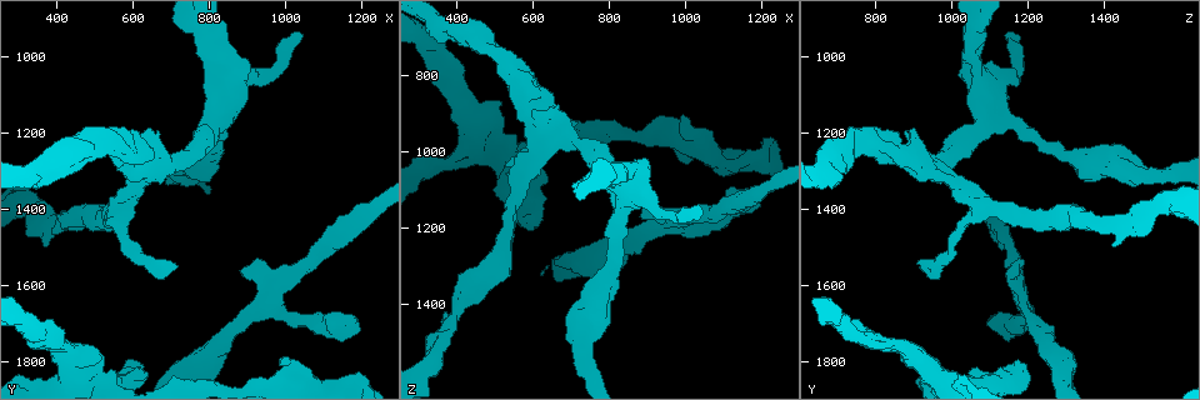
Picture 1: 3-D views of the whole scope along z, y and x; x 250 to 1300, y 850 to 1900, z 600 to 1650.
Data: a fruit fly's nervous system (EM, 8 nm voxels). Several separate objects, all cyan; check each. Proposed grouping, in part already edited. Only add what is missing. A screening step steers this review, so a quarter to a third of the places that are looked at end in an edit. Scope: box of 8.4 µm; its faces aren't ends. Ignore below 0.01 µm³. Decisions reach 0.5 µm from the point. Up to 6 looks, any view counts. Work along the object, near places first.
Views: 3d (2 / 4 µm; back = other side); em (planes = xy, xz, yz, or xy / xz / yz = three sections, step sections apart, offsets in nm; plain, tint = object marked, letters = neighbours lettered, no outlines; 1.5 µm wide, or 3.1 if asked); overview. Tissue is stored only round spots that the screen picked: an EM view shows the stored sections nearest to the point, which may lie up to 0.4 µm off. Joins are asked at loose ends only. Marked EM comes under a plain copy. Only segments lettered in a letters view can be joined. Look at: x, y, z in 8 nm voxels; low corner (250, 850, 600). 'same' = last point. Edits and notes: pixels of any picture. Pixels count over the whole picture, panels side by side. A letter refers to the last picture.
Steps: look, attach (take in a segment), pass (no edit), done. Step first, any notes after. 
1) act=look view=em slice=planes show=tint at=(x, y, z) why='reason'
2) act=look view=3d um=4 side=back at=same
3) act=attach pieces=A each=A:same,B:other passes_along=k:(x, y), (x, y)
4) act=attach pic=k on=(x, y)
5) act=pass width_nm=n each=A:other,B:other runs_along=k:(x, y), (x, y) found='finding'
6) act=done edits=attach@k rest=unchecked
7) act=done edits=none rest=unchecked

act=look view=3d um=4 side=back at=(995, 1795, 900) why='free end'

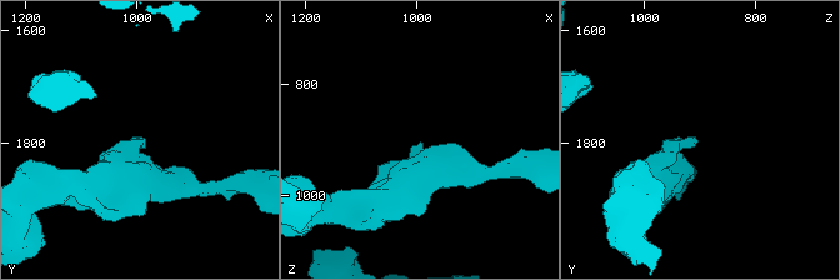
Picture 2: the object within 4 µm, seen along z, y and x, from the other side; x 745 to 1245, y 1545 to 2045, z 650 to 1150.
act=look view=em slice=xy step=8 show=tint at=(990, 1790, 905) why='now the EM'

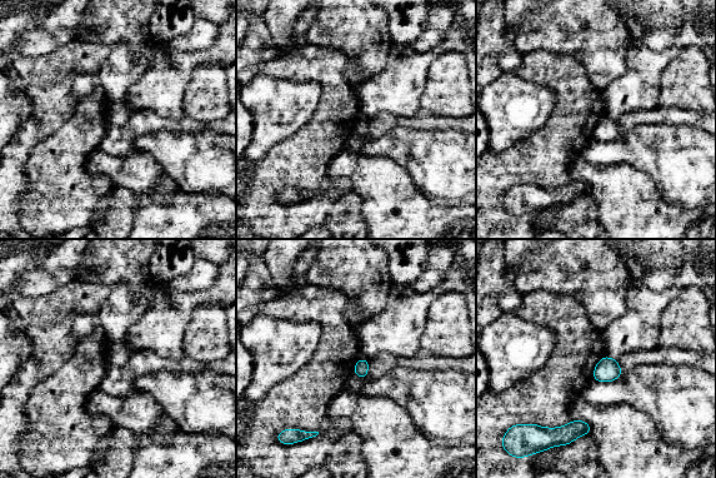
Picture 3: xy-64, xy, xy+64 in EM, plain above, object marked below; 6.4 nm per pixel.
act=look view=em slice=yz step=8 show=letters at=same

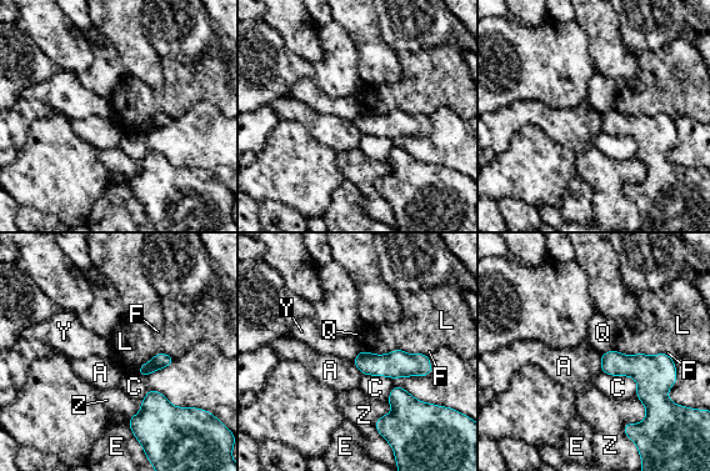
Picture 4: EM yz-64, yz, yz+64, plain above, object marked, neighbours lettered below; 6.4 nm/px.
act=pass width_nm=140 each=A:other,C:other,E:other,F:other,L:other,Q:other,Y:other,Z:other runs_along=4:(358, 360), (420, 365), (428, 370) found='none of them fits'

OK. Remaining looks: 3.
act=look view=3d um=2 at=(1175, 1690, 1090) why='branch stops here'

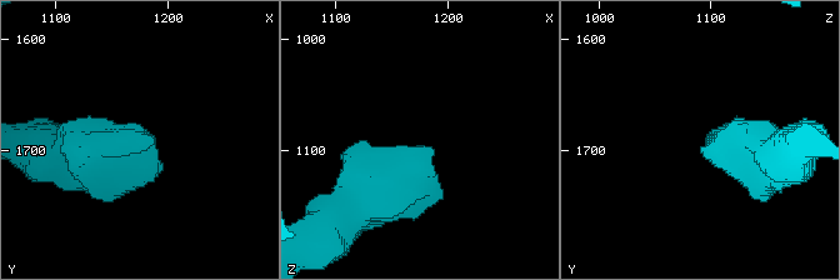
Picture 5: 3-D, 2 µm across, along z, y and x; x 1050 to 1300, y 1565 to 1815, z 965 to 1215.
act=look view=em slice=planes show=letters at=(1176, 1686, 1096)

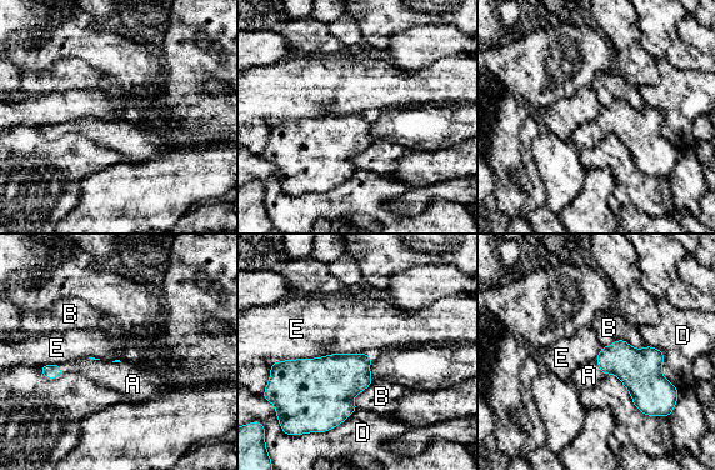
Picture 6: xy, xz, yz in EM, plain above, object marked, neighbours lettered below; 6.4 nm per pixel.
act=attach pic=6 on=(589, 375) longest_contact=E:650nm each=A:same,B:other,D:other,E:other passes_along=6:(638, 370), (599, 366), (589, 375) found='the neuron continues'

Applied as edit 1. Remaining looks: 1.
act=done edits=attach@6 rest=unchecked

